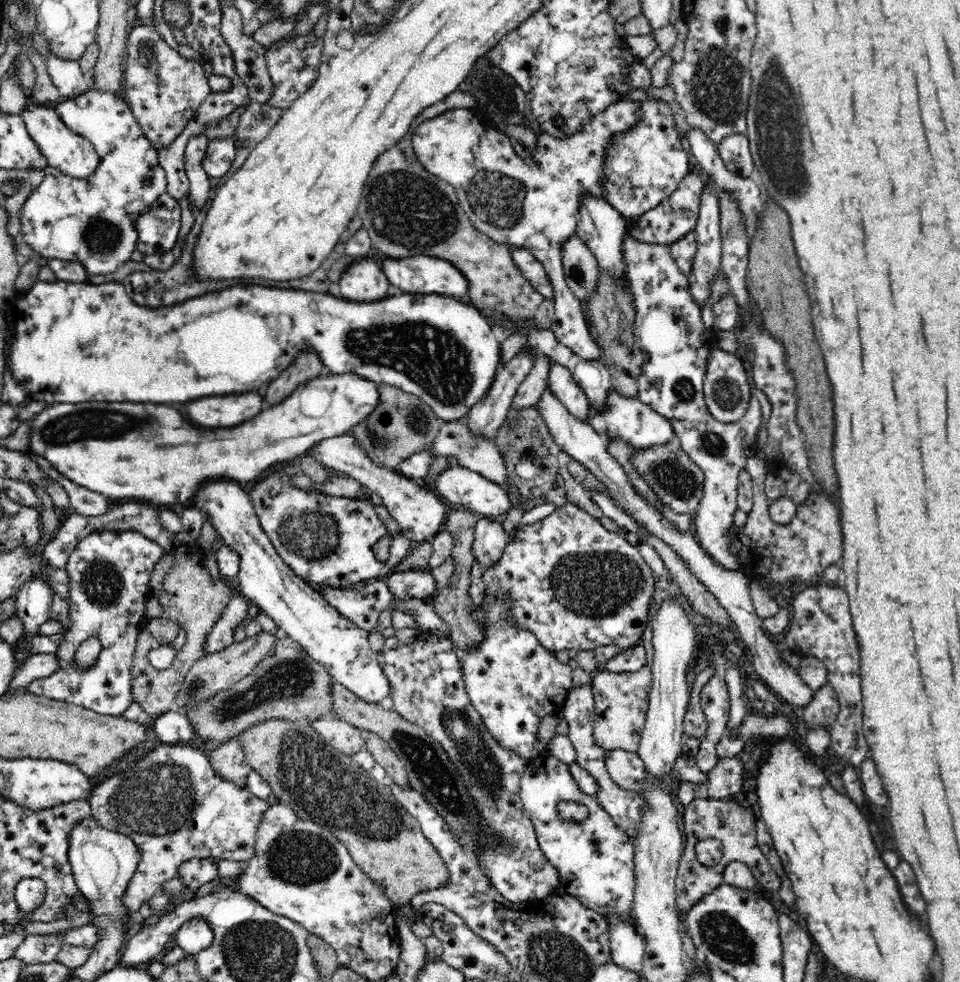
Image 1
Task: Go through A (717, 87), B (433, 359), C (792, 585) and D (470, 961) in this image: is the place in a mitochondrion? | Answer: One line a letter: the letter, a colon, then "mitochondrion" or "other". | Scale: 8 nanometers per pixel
A: mitochondrion
B: mitochondrion
C: other
D: other

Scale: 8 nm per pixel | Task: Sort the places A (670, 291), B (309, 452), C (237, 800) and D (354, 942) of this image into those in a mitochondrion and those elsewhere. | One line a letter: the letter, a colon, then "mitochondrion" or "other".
A: other
B: other
C: other
D: other

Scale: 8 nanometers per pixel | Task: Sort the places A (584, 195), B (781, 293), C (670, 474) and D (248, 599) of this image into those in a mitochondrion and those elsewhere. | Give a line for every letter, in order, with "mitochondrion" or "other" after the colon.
A: other
B: mitochondrion
C: mitochondrion
D: other

